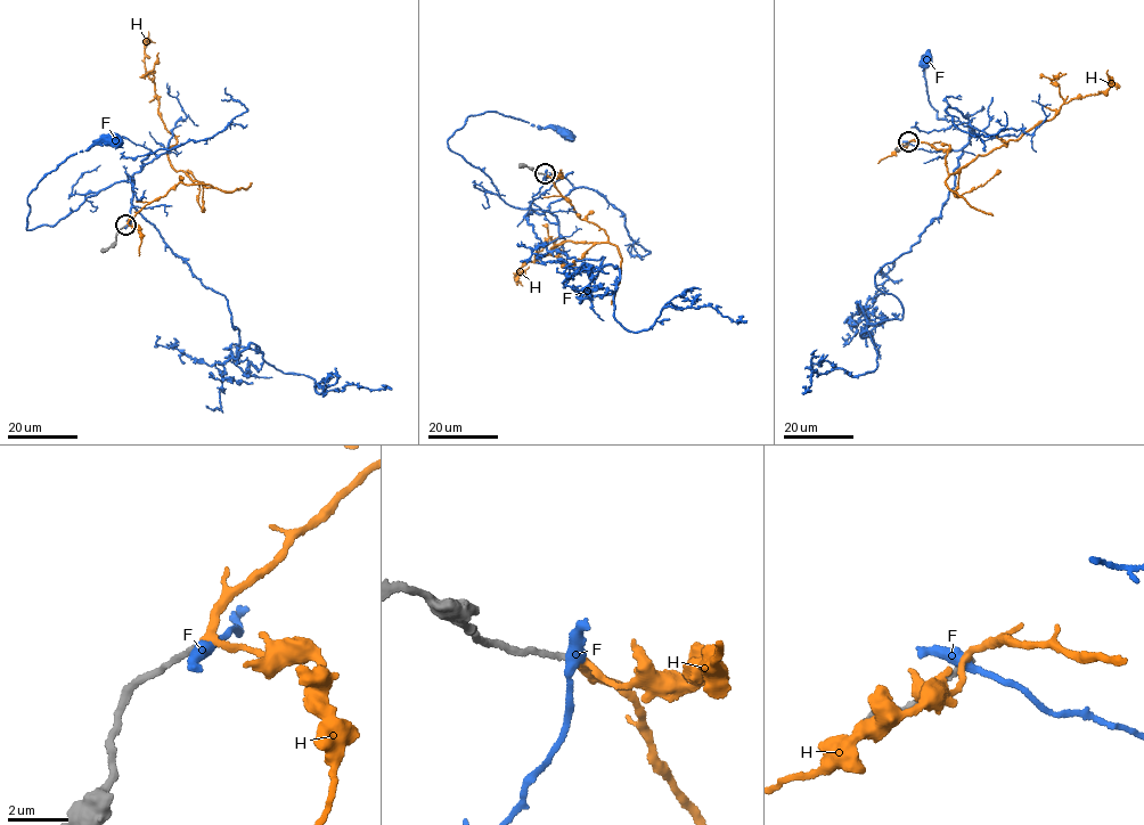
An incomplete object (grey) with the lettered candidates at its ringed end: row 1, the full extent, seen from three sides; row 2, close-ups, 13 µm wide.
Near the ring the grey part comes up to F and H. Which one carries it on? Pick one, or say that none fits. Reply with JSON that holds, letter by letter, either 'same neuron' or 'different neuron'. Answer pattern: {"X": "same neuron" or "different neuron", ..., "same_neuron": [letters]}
{"F": "different neuron", "H": "same neuron", "same_neuron": ["H"]}

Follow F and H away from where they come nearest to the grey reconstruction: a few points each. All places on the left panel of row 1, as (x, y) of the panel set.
F: (127, 226), (130, 178), (86, 199), (52, 226), (27, 229), (27, 195), (39, 180), (76, 153), (112, 139)
H: (127, 226), (180, 182), (212, 187), (172, 168), (168, 153), (177, 139), (166, 132), (144, 66), (148, 31)

